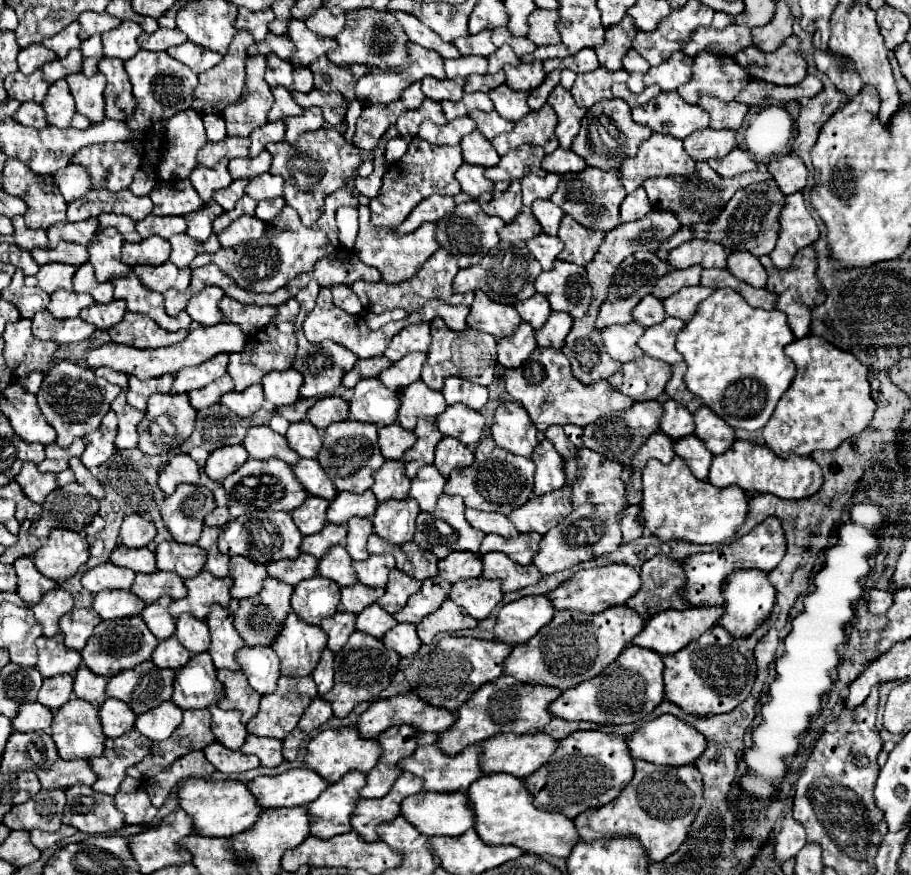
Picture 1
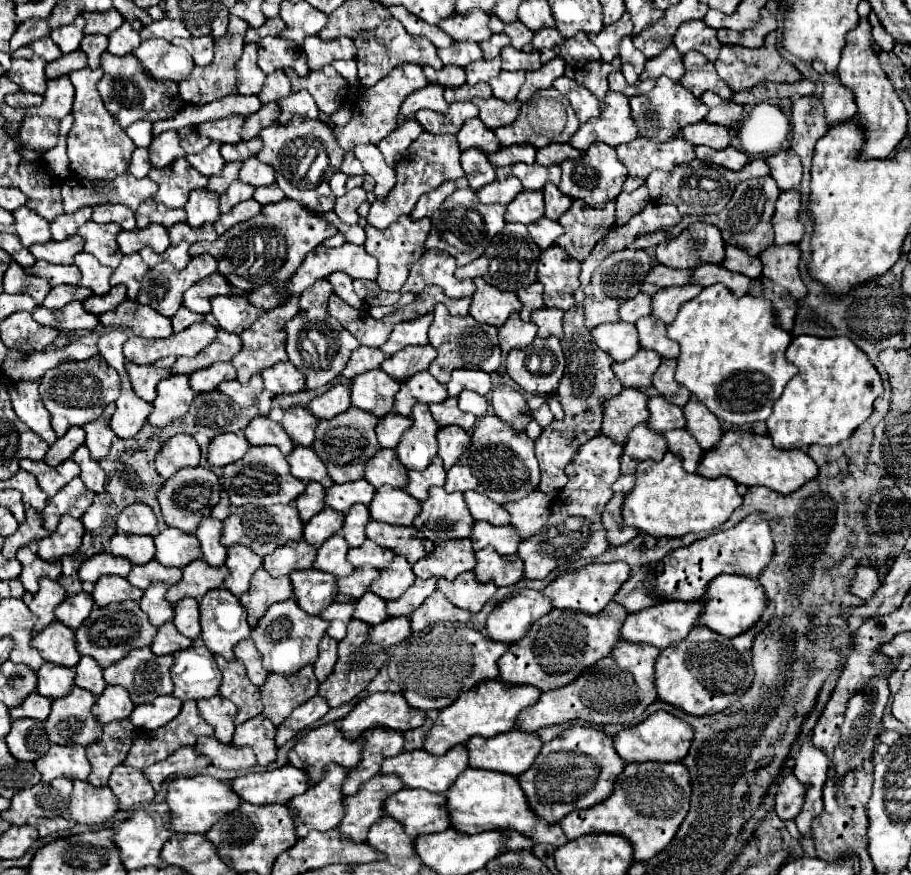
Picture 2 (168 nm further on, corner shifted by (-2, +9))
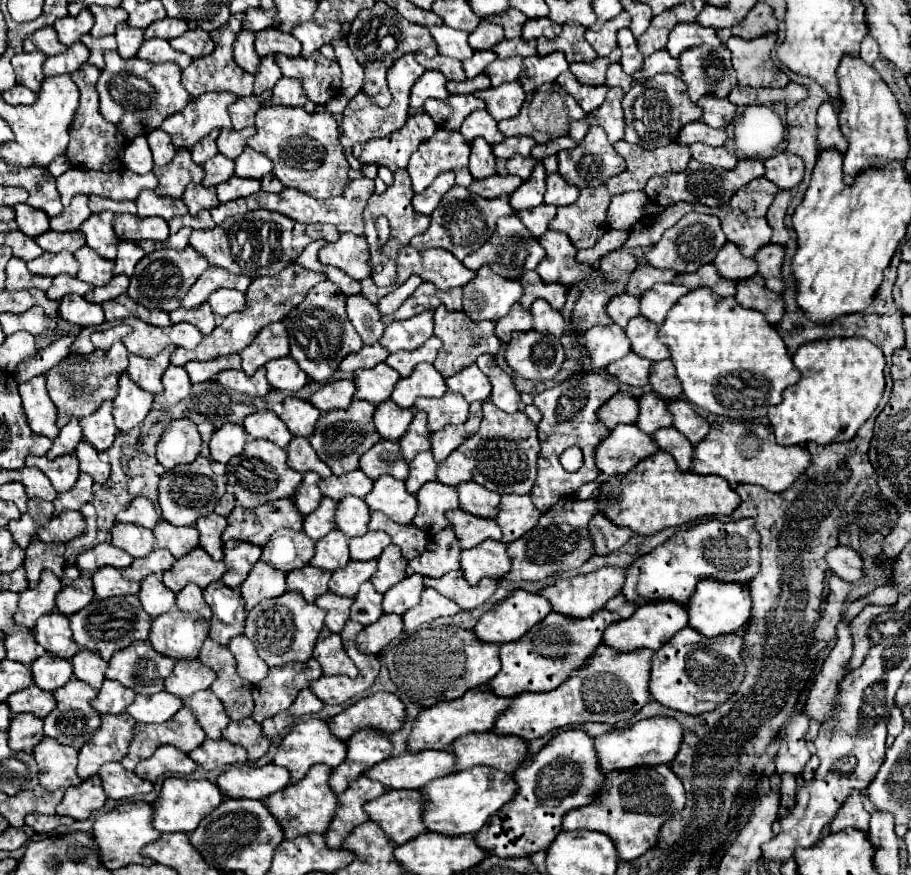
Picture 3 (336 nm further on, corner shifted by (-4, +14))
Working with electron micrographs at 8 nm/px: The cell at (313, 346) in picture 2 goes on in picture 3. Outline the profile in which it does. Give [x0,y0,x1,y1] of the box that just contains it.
[285,279,363,383]

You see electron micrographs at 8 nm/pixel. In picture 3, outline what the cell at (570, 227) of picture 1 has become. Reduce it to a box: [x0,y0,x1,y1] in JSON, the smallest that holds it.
[549,189,611,249]

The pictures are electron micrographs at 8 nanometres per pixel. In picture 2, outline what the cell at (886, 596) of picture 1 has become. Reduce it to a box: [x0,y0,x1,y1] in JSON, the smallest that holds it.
[849,566,881,600]

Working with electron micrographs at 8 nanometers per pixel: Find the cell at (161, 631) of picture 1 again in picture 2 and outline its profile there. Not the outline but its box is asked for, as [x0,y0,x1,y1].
[139,582,173,628]

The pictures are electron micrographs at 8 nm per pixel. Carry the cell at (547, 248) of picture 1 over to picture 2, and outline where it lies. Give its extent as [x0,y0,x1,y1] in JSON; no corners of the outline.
[527,216,563,250]

